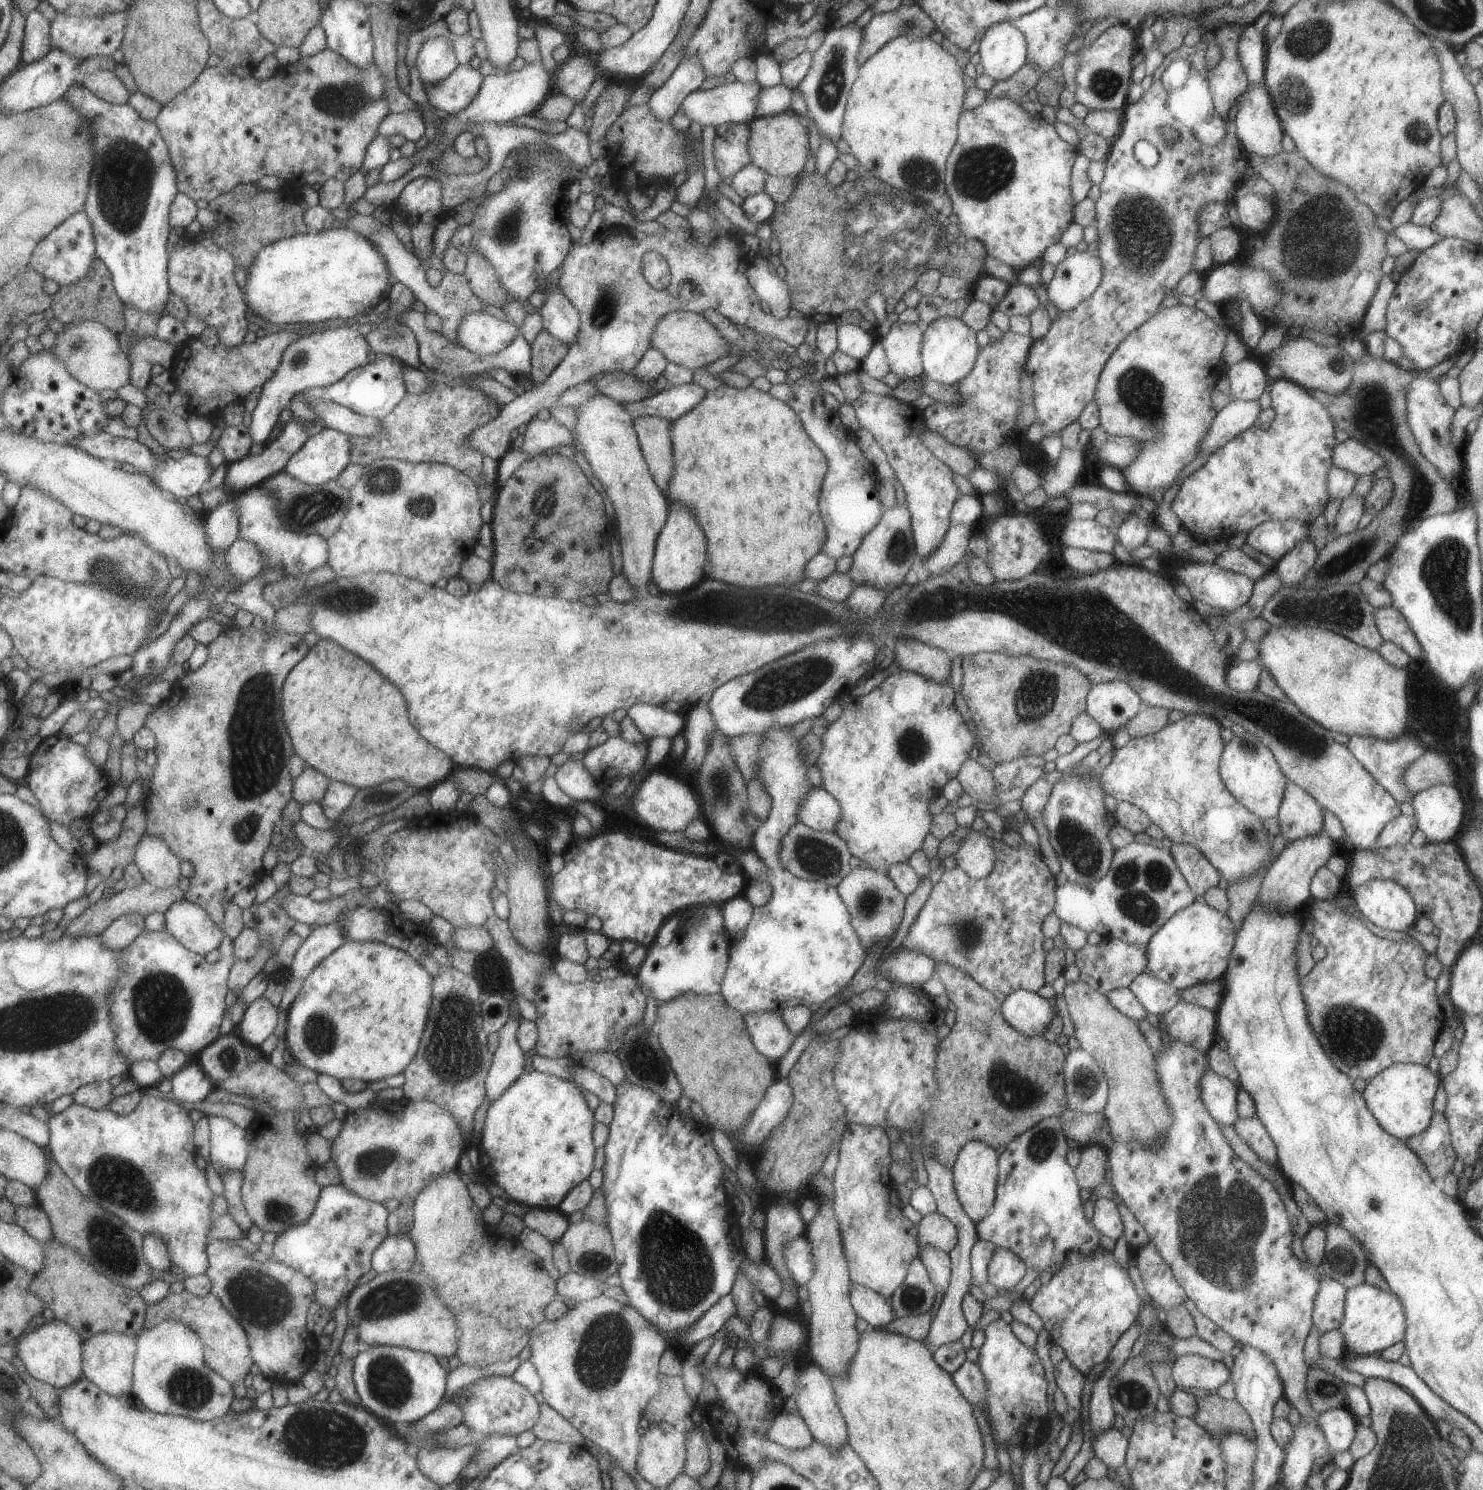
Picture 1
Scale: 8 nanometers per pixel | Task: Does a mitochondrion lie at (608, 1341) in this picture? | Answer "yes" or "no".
yes

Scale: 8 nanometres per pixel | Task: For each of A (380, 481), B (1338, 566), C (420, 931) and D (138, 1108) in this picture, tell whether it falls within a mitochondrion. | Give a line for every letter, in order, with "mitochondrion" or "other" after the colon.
A: mitochondrion
B: mitochondrion
C: other
D: other

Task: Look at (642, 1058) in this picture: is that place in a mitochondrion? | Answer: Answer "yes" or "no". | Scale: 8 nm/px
yes

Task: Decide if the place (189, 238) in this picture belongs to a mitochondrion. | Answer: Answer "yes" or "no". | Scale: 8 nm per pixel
no

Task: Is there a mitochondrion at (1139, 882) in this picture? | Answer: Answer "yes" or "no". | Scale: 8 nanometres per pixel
yes

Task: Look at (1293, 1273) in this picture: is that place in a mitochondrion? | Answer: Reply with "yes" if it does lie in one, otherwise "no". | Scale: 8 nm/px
no

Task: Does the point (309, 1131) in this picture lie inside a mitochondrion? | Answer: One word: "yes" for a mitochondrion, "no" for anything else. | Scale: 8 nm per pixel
no

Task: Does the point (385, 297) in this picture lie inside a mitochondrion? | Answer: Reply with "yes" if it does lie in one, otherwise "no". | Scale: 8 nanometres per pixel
no

